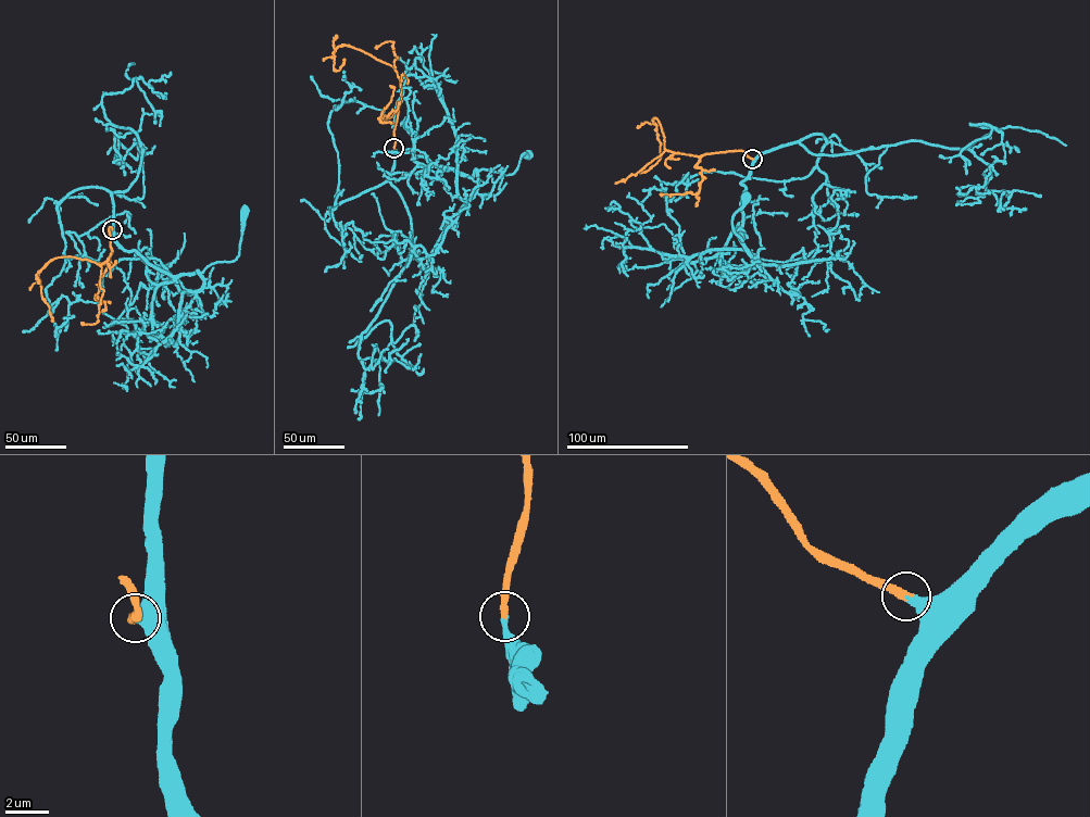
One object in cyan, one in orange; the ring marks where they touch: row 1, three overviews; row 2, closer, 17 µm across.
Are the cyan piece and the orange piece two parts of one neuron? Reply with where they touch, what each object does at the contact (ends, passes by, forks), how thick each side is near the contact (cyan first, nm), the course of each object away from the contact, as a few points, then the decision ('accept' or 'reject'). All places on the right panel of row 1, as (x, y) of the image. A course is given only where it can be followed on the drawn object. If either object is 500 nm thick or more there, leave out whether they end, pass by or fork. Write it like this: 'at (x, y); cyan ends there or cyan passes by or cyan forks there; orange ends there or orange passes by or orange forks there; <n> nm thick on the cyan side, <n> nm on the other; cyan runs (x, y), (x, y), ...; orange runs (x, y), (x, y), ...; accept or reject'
at (752, 159); cyan ends there; orange ends there; 380 nm thick on the cyan side, 360 nm on the other; cyan runs (752, 159), (741, 184), (742, 241), (731, 220), (747, 197); orange runs (752, 159), (741, 151), (700, 156), (669, 151), (655, 117), (660, 159), (639, 172); accept

